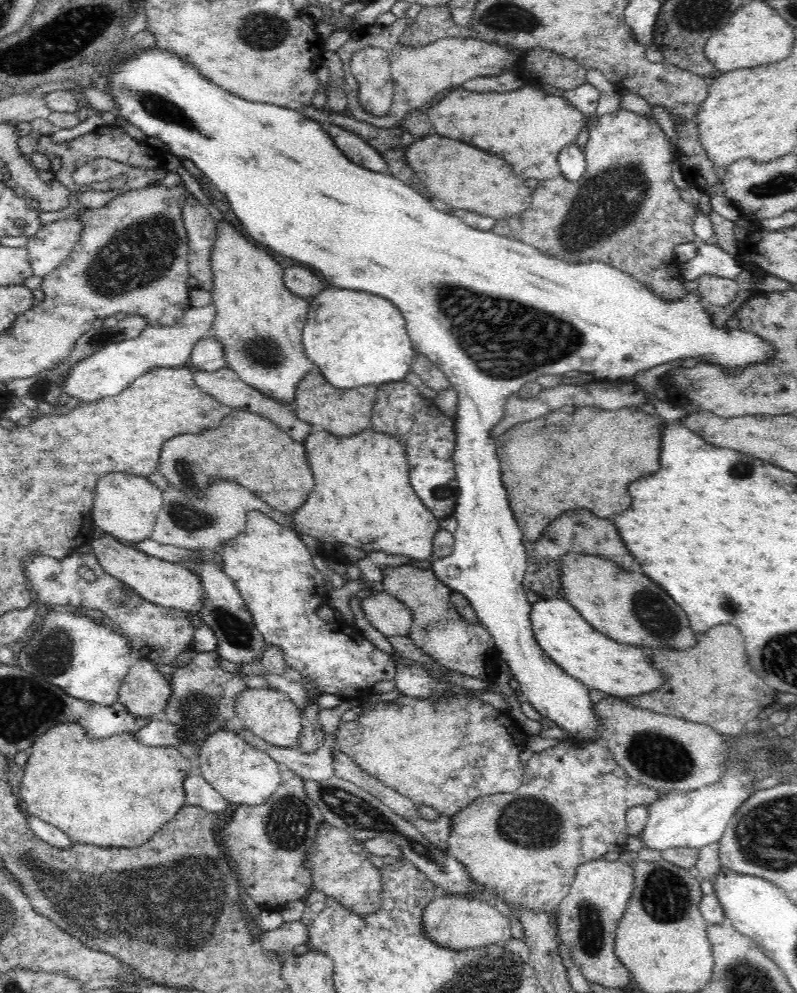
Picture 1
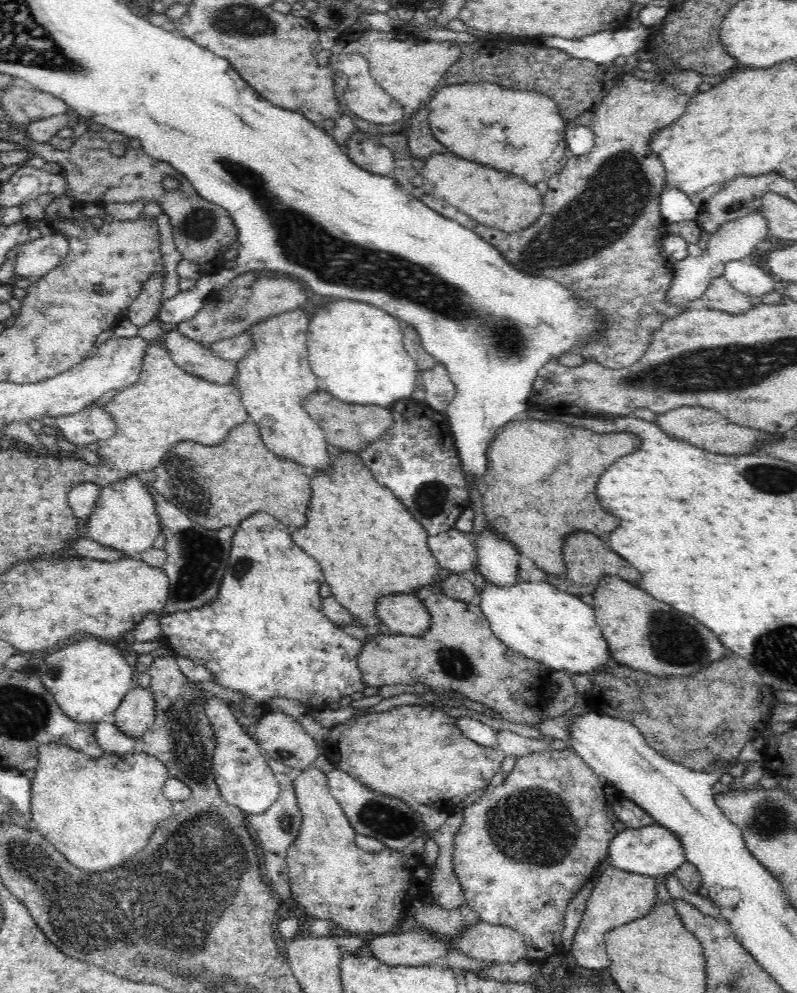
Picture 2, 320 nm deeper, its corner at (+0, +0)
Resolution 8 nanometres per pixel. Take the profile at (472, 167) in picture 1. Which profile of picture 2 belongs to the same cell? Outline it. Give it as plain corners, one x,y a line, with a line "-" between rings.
433,154
425,163
421,170
425,193
445,200
479,224
510,233
532,226
542,214
543,195
520,177
444,154

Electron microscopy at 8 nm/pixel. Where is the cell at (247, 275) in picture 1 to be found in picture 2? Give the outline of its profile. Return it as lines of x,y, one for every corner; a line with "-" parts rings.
296,309
272,318
266,318
254,324
248,331
252,333
254,348
237,362
237,376
235,386
240,389
244,409
248,412
250,422
258,425
262,439
270,452
278,458
290,458
302,466
312,466
318,472
330,472
330,460
334,452
325,438
325,431
304,410
305,399
319,390
318,378
313,374
309,364
307,351
307,334
311,312

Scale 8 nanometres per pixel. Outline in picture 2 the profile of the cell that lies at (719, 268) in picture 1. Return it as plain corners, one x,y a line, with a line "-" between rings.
750,260
726,262
723,275
742,294
762,297
774,290
773,275

